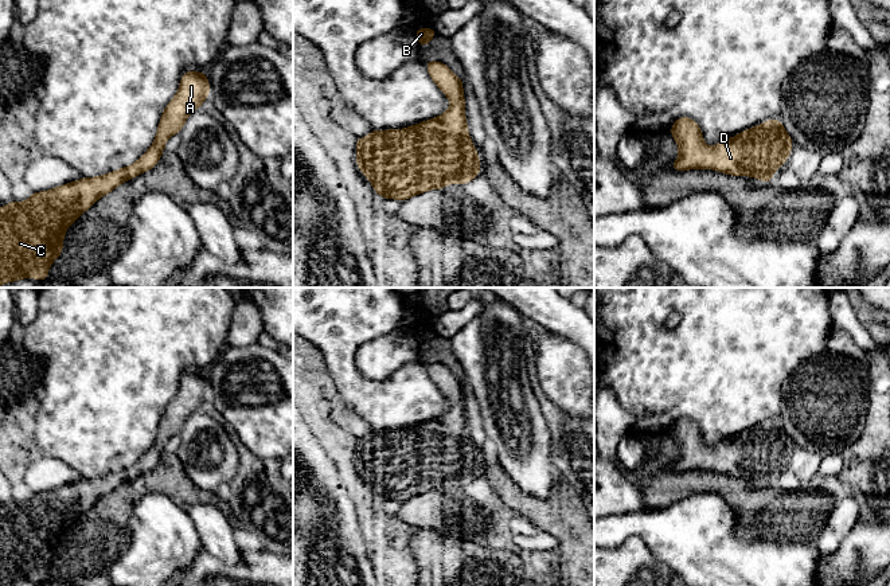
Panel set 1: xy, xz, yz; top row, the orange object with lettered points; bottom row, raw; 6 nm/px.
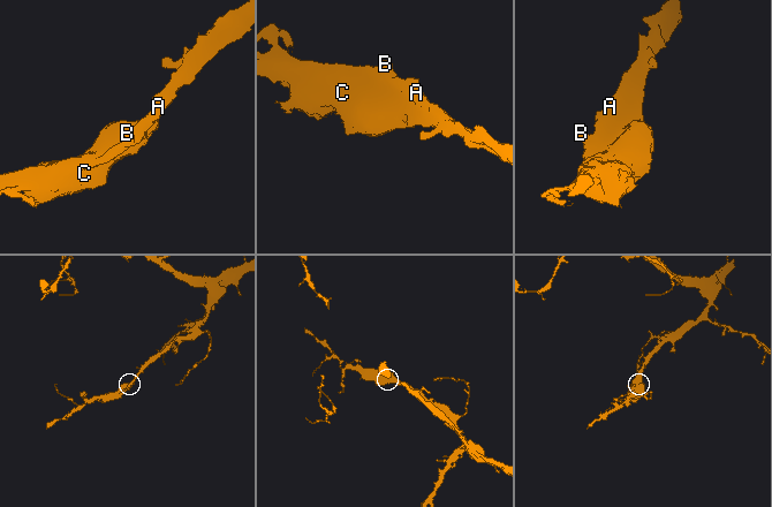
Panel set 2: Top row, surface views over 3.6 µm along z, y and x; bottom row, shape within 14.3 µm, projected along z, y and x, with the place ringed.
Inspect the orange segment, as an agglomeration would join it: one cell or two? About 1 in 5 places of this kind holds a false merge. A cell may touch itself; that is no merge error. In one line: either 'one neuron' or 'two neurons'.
one neuron

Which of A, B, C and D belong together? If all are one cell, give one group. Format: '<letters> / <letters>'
A B C D

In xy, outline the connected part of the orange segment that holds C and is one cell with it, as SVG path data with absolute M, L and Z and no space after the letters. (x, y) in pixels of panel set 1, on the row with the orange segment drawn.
M183 73L176 95L167 105L159 122L152 146L132 165L98 177L82 177L50 191L32 192L26 202L9 202L0 208L0 285L26 277L46 280L48 267L63 251L63 237L67 227L89 210L101 196L112 192L117 185L152 169L164 152L167 140L180 133L187 117L202 106L208 97L210 83L204 73Z

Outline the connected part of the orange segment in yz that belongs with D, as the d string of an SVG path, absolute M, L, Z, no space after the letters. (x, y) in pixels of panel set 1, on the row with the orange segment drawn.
M678 118L670 132L679 146L679 157L671 165L674 171L711 168L731 176L753 176L765 183L772 181L793 145L780 118L746 129L713 148L704 144L702 130L692 118Z

